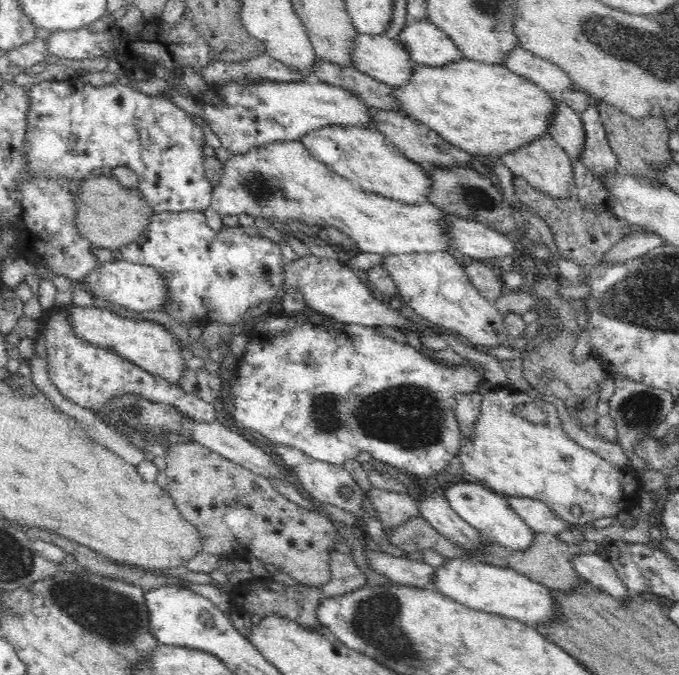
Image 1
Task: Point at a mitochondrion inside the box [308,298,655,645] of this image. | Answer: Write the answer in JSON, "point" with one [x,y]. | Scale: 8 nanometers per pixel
{"point":[411,416]}

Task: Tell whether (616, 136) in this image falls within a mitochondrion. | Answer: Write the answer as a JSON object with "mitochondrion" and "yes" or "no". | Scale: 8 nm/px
{"mitochondrion":"no"}

